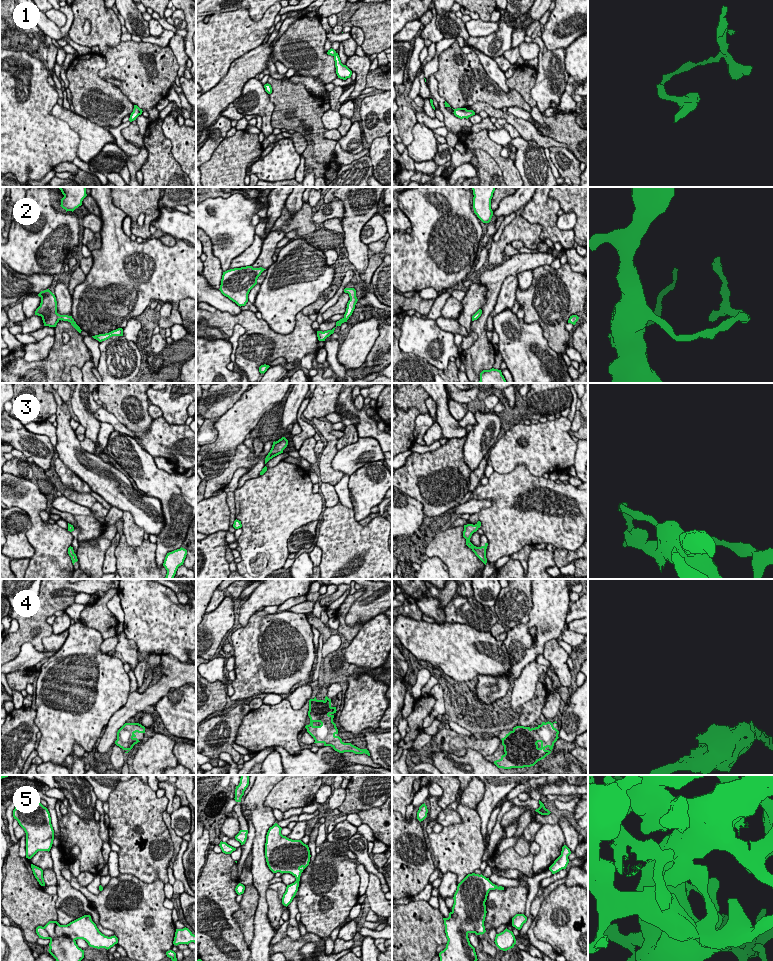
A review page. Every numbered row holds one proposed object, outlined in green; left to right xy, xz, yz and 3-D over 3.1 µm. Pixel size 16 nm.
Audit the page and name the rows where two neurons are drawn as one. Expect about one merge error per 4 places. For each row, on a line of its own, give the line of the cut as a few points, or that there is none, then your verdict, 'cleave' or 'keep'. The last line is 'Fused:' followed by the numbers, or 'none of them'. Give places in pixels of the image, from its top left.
1: cut in xy along (140, 109), (138, 114); cleave
2: no cut; keep
3: no cut; keep
4: no cut; keep
5: no cut; keep
Fused: 1

